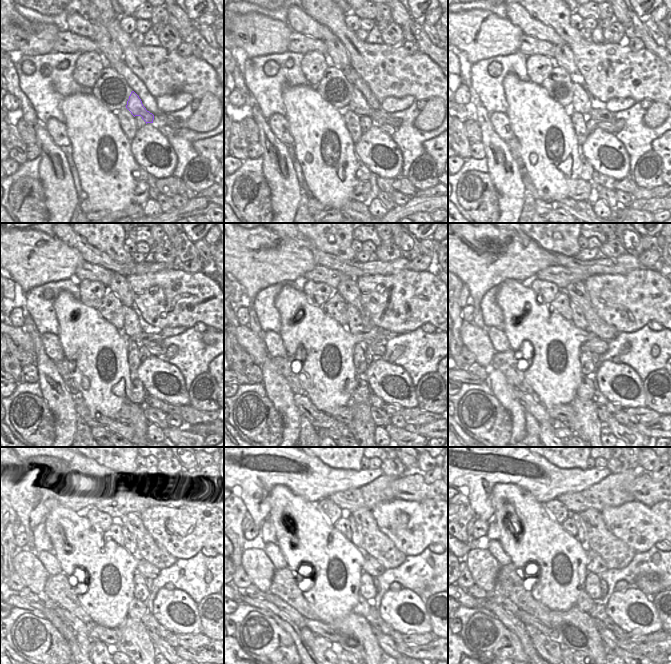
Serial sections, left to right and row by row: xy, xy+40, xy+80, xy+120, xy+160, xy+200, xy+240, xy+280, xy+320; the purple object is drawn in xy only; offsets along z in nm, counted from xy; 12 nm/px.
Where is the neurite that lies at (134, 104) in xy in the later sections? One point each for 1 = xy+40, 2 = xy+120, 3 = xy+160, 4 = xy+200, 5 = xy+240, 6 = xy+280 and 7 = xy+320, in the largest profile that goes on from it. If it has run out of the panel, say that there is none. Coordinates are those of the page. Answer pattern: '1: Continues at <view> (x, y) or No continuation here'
1: Continues at xy+40 (358, 104)
2: Continues at xy+120 (131, 327)
3: Continues at xy+160 (355, 326)
4: Continues at xy+200 (578, 319)
5: Continues at xy+240 (130, 544)
6: Continues at xy+280 (356, 536)
7: Continues at xy+320 (581, 535).

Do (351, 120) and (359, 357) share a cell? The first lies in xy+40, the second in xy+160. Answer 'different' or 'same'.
same

